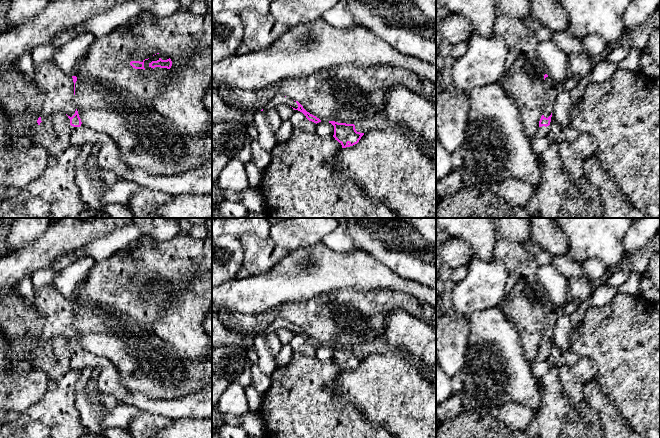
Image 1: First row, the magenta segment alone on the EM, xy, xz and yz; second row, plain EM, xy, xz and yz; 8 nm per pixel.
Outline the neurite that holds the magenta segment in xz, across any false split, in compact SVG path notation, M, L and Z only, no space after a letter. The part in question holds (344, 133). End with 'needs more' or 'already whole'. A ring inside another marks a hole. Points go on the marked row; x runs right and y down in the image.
M329 121L334 126L333 137L337 140L342 148L350 147L359 142L364 133L357 132L354 124L338 123Z; already whole

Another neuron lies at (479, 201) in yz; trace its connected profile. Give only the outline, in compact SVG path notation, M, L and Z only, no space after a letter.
M479 183L463 186L457 193L436 204L436 218L531 218L525 207L514 206L502 199L491 187Z

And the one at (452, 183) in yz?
M453 170L446 177L436 181L436 203L457 193L463 187L463 172Z

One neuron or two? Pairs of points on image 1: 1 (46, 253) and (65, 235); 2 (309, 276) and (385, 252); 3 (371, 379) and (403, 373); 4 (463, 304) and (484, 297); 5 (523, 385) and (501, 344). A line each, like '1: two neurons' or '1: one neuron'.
1: one neuron
2: two neurons
3: one neuron
4: one neuron
5: one neuron

